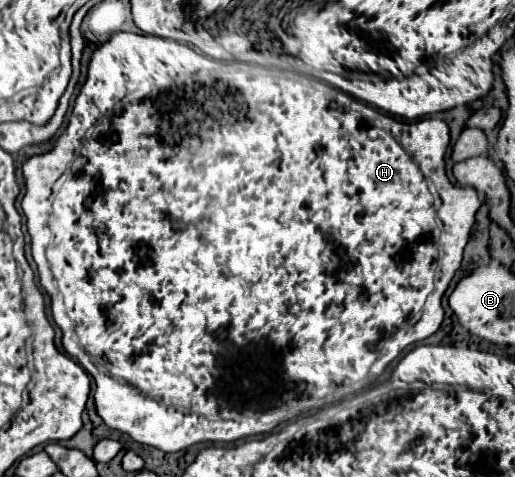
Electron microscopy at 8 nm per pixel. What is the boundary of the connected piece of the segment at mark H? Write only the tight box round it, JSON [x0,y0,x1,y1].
[22,31,482,453]

